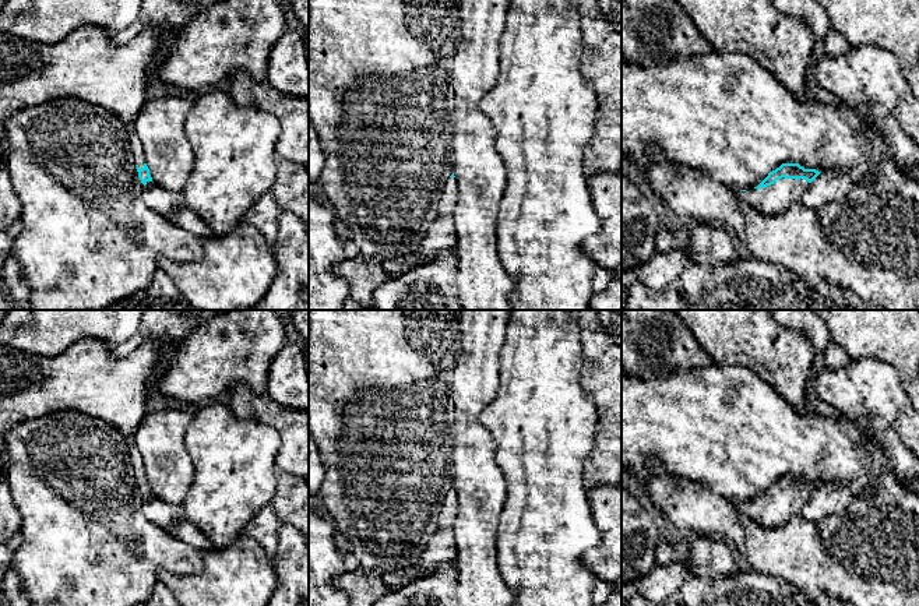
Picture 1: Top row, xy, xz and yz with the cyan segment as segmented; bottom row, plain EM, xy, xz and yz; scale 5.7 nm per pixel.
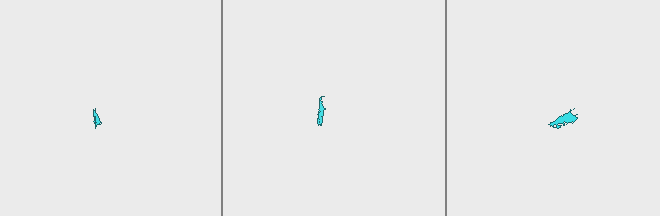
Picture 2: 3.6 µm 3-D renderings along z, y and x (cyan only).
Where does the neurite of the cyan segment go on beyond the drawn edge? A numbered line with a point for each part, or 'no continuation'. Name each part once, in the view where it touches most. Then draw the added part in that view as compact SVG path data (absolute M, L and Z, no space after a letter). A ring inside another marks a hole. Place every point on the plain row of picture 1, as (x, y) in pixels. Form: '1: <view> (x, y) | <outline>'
1: xy (138, 467) | M131 437L128 438L128 455L130 455L133 471L135 476L138 478L140 482L144 480L145 464Z
2: yz (774, 511) | M779 492L774 497L763 501L742 504L732 500L744 514L763 526L779 526L789 518L802 515L802 508L809 500L804 492Z

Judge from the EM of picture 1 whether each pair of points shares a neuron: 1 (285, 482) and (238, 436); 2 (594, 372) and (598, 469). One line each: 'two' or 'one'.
1: two
2: one

